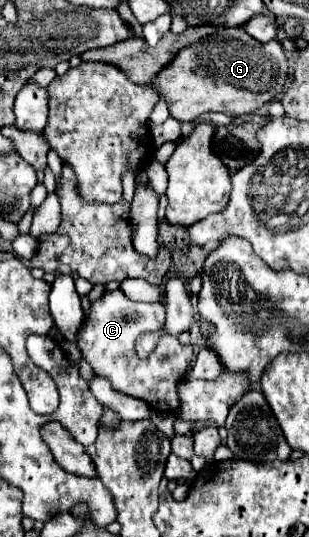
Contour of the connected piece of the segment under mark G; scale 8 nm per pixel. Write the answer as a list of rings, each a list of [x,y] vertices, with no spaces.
[[[233,27],[219,29],[219,33],[181,49],[175,61],[157,75],[153,87],[165,97],[171,117],[195,121],[209,111],[221,111],[231,117],[255,113],[283,93],[287,75],[289,63],[279,41],[259,43],[241,27]]]

